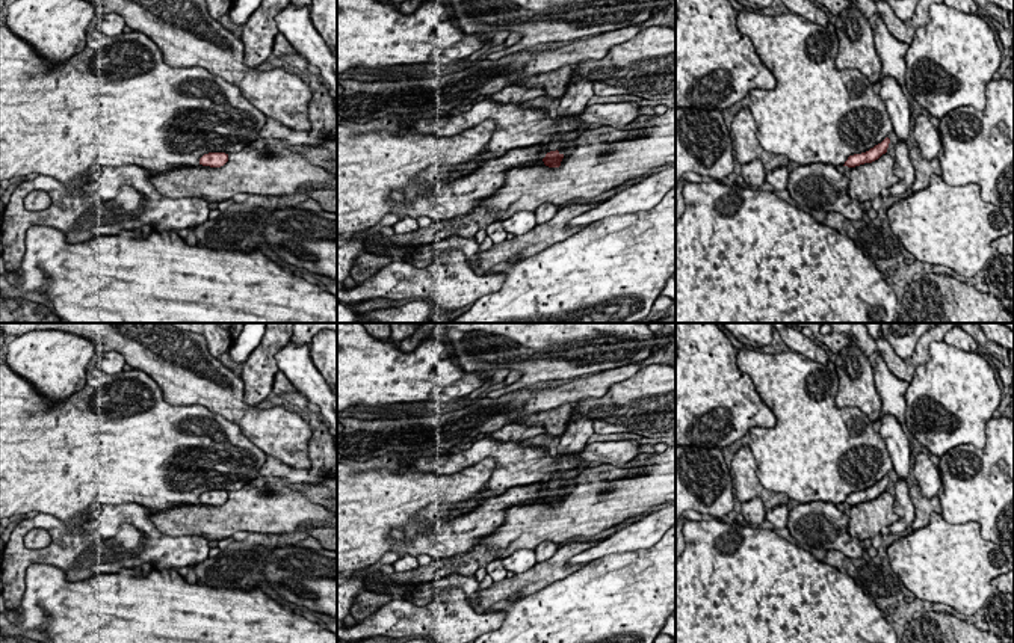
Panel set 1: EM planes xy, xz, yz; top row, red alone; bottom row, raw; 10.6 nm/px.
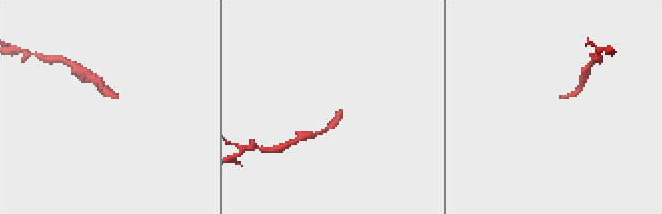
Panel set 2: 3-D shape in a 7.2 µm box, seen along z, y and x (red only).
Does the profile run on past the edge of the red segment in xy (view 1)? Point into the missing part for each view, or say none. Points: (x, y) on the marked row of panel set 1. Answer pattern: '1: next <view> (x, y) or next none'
1: next none

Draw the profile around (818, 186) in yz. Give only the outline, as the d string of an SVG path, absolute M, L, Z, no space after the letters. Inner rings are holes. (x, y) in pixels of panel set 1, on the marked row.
M827 163L799 165L789 174L787 190L802 210L840 213L848 220L863 220L867 210L848 195L848 178Z

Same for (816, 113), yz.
M742 11L736 24L740 33L747 35L754 45L760 60L768 66L777 80L774 89L751 89L750 110L757 127L757 140L765 151L786 155L789 162L799 165L827 163L843 166L849 155L861 154L881 143L893 133L892 119L881 97L873 92L873 85L858 69L836 68L839 38L836 27L825 27L808 21L798 14L763 15L762 12Z

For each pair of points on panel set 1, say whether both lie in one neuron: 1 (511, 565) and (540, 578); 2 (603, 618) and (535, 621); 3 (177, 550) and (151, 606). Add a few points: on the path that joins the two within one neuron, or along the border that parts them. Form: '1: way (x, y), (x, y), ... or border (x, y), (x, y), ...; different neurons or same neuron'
1: border (537, 562), (516, 574); different neurons
2: way (587, 621), (552, 621); same neuron
3: border (153, 568), (176, 569); different neurons

